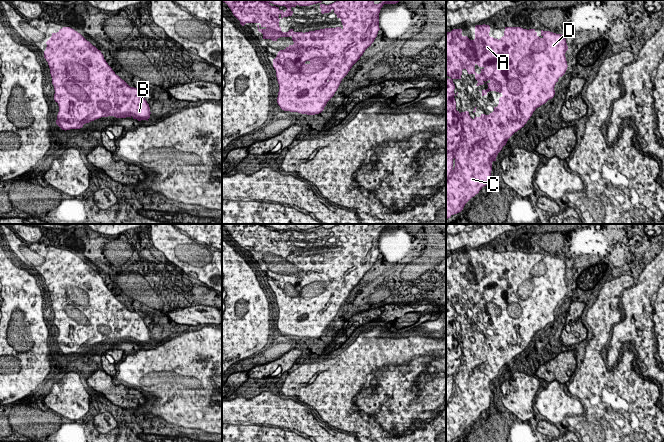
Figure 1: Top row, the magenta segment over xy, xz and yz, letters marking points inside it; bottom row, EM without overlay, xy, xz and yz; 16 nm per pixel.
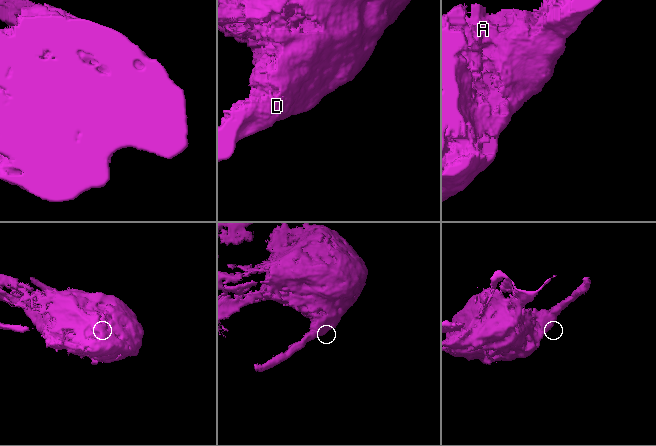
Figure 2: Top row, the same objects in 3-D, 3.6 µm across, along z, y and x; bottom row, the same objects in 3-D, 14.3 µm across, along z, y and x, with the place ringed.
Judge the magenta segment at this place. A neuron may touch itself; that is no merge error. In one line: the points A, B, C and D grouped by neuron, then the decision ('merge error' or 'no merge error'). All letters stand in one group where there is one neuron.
A B C D; no merge error

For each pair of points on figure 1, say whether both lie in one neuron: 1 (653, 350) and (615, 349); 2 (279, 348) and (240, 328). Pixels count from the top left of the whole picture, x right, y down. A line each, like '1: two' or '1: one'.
1: one
2: two

